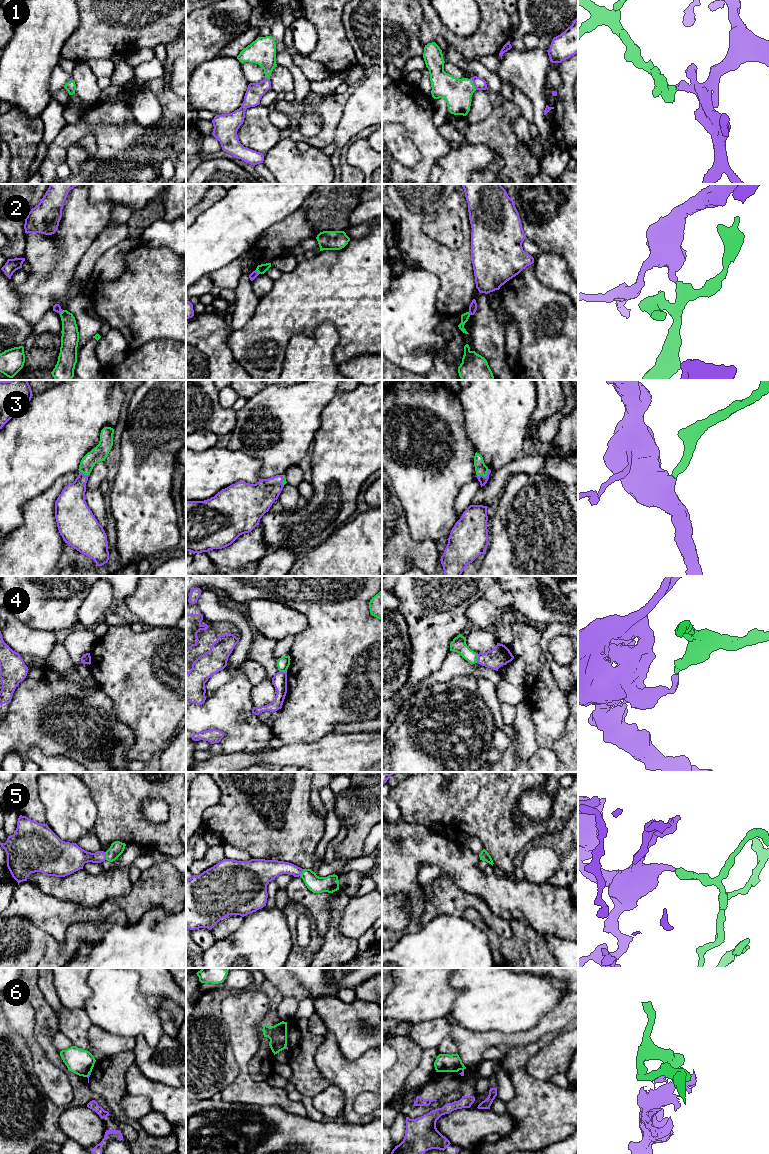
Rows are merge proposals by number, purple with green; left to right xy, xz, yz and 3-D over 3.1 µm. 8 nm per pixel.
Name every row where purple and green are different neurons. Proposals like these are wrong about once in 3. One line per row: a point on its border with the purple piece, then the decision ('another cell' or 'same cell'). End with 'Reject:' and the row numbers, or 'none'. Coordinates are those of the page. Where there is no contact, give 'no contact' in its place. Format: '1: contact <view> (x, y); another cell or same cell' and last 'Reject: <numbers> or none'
1: contact yz (473, 83); same cell
2: contact xy (61, 310); another cell
3: contact yz (483, 476); same cell
4: contact yz (478, 658); another cell
5: contact xy (105, 856); same cell
6: contact xy (89, 1075); another cell
Reject: 2, 4, 6

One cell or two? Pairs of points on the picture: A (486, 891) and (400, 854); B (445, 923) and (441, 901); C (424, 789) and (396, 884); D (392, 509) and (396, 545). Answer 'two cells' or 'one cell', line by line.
A: one cell
B: two cells
C: two cells
D: one cell

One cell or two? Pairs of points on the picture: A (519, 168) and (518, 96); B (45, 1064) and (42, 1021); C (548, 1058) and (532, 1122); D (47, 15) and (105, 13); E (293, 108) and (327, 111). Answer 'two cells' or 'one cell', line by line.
A: two cells
B: two cells
C: two cells
D: two cells
E: one cell

